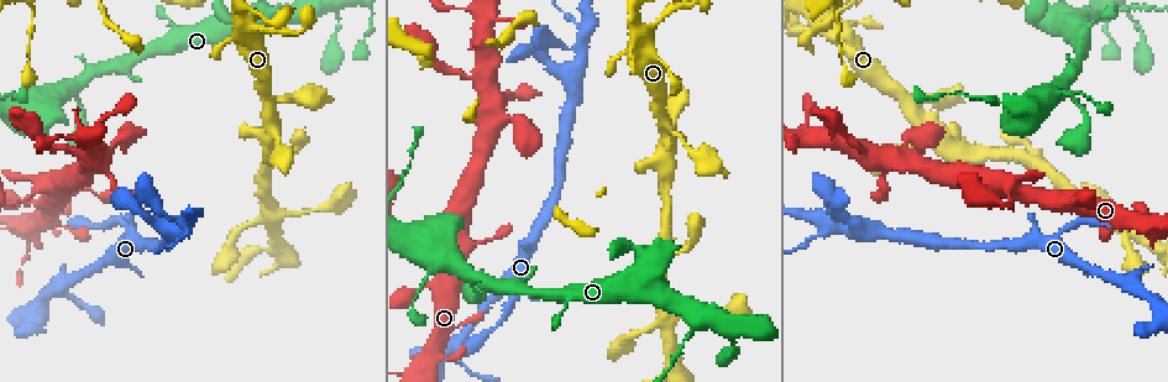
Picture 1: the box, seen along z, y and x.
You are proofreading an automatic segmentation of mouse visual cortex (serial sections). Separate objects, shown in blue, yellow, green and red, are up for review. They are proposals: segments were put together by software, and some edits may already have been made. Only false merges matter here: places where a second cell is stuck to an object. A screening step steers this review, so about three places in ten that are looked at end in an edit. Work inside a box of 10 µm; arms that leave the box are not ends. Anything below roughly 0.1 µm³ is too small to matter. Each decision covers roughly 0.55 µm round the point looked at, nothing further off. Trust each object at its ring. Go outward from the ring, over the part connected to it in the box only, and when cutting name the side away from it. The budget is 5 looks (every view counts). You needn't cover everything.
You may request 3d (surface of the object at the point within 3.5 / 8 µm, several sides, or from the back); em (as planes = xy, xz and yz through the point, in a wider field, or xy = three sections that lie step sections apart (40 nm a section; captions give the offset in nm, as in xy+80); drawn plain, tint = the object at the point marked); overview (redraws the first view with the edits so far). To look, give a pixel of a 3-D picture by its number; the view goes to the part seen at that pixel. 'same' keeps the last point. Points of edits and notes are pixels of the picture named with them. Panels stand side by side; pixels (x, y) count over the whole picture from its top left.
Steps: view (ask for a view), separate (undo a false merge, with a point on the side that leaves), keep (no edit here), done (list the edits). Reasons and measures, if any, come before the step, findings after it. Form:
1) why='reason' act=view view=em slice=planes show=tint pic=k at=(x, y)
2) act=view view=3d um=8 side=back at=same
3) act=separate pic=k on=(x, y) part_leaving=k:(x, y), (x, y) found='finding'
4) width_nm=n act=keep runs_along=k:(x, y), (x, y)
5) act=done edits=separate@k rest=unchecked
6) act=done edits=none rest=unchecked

act=view view=3d um=8 pic=1 at=(427, 242)

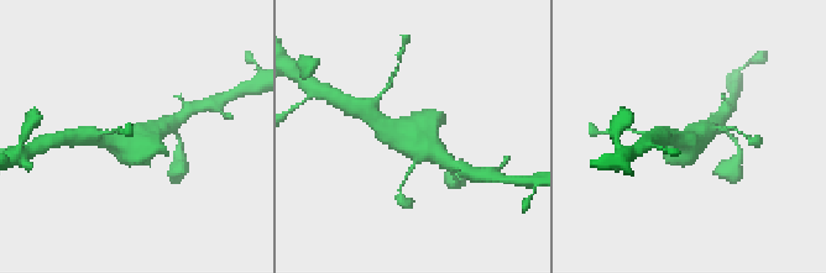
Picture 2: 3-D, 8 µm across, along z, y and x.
why='zoom in' act=view view=3d um=3.5 at=same

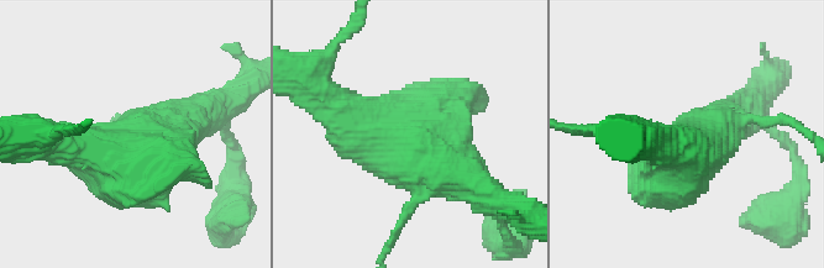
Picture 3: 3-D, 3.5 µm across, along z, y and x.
act=keep runs_along=3:(472, 184), (335, 105) found='one cell here'

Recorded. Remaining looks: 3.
why='four arms meet' act=view view=3d um=3.5 pic=1 at=(827, 224)

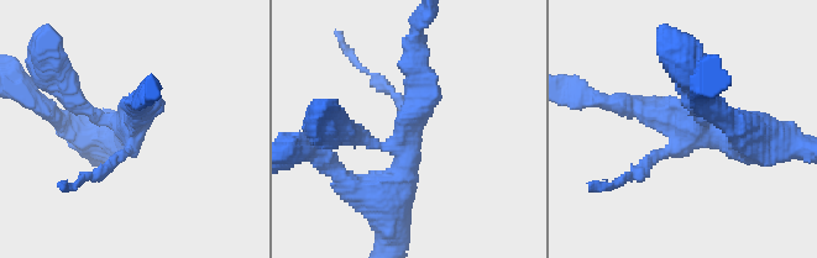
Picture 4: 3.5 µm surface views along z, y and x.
arms=4 arm_widths_nm=150,200,300,500 why='shape alone is not enough' act=view view=em slice=xy step=2 show=tint pic=4 at=(689, 133)

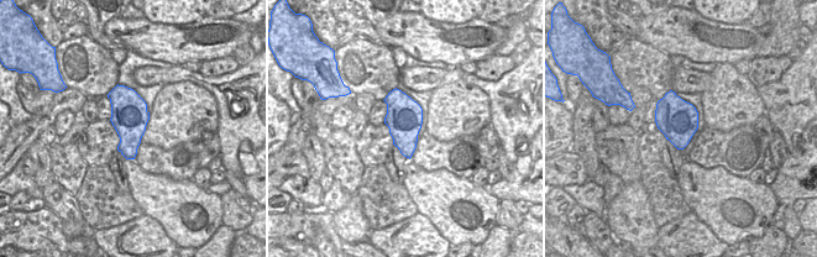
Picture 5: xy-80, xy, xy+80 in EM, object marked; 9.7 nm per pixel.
act=keep runs_along=4:(761, 138), (689, 131), (619, 104) found='continuous, no second cell'

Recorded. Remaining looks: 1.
act=done edits=none rest=unchecked

